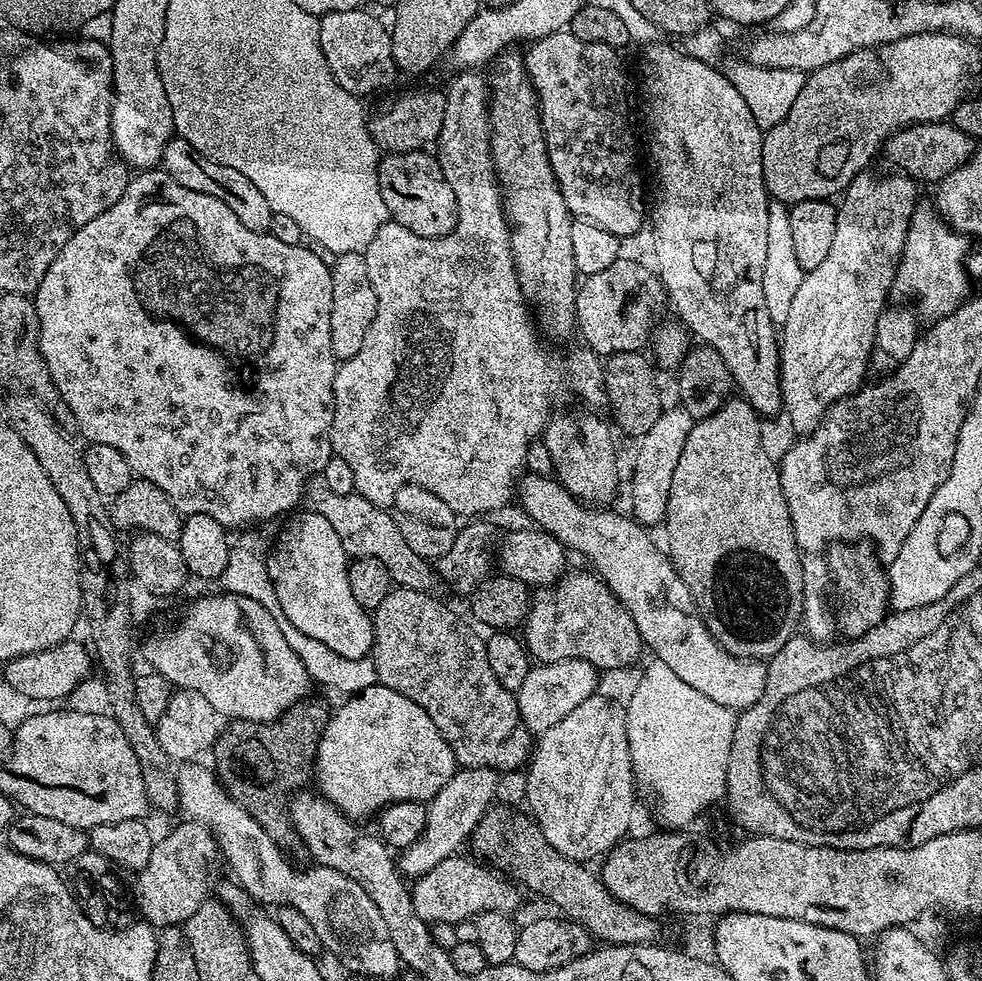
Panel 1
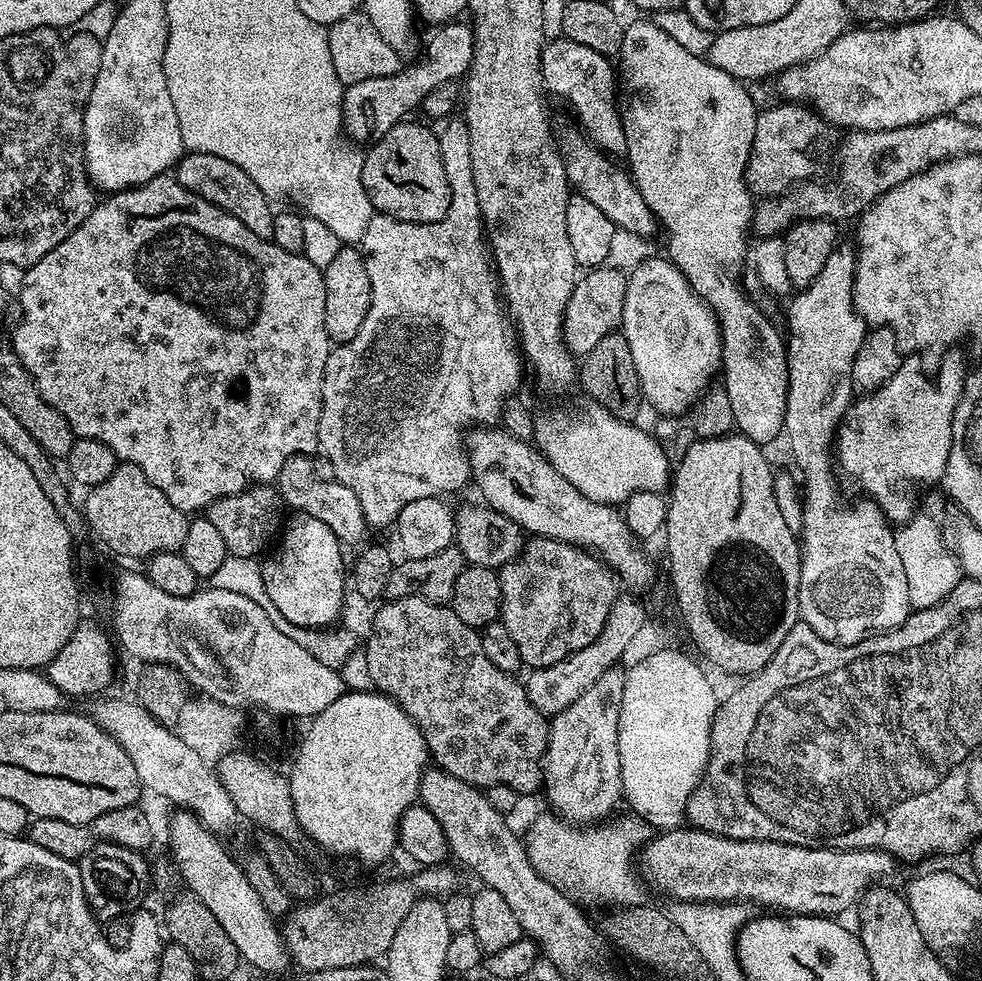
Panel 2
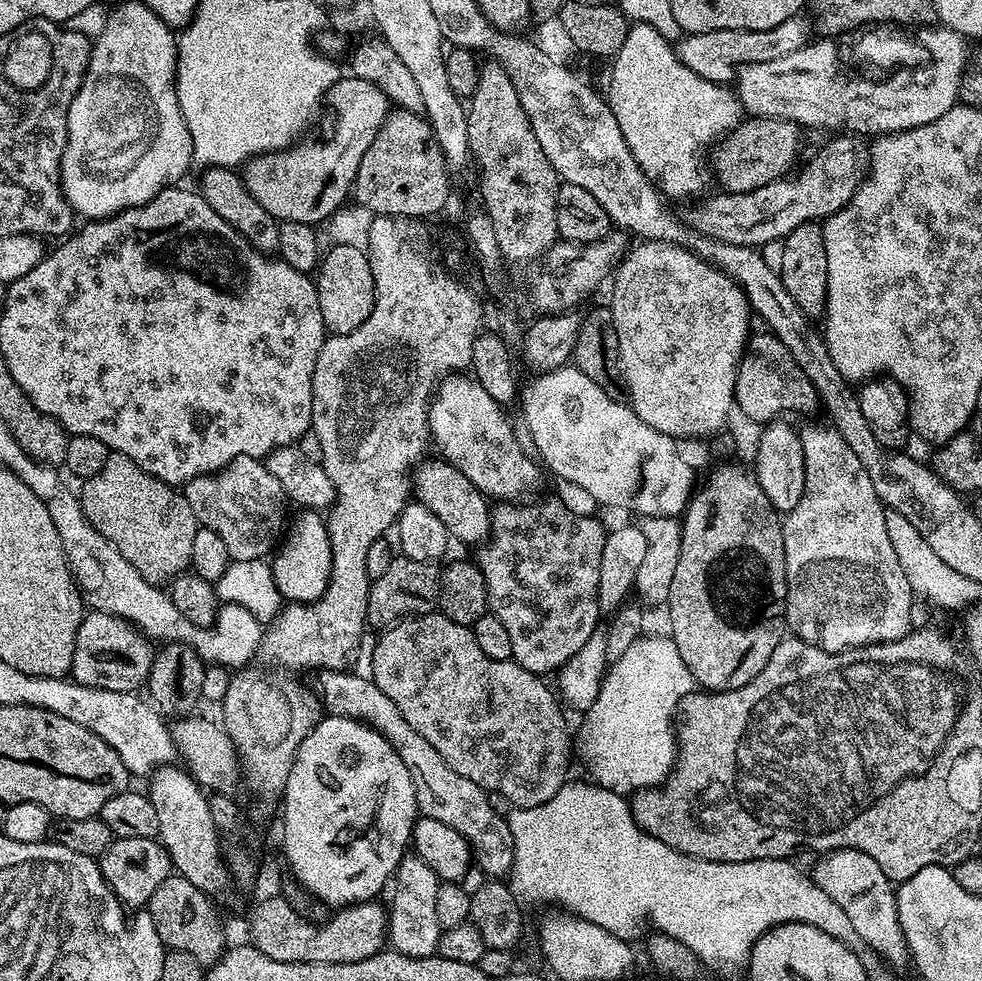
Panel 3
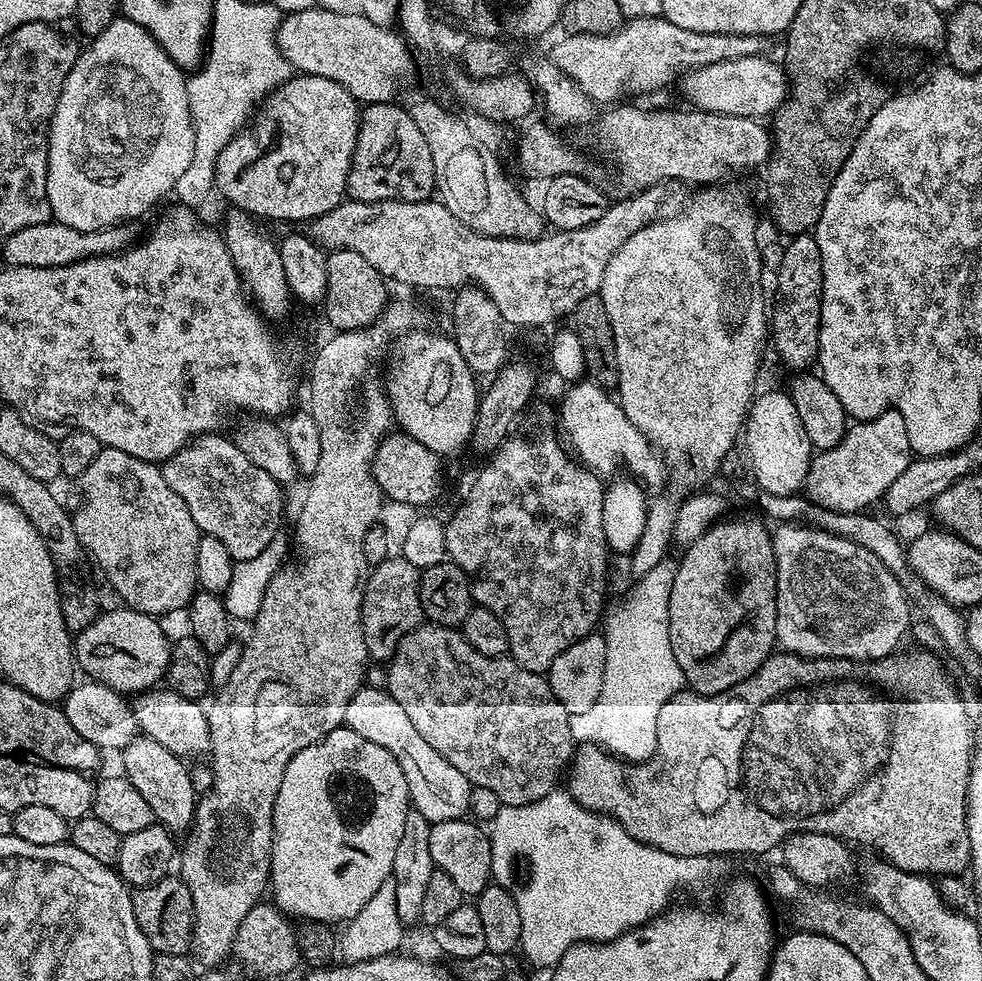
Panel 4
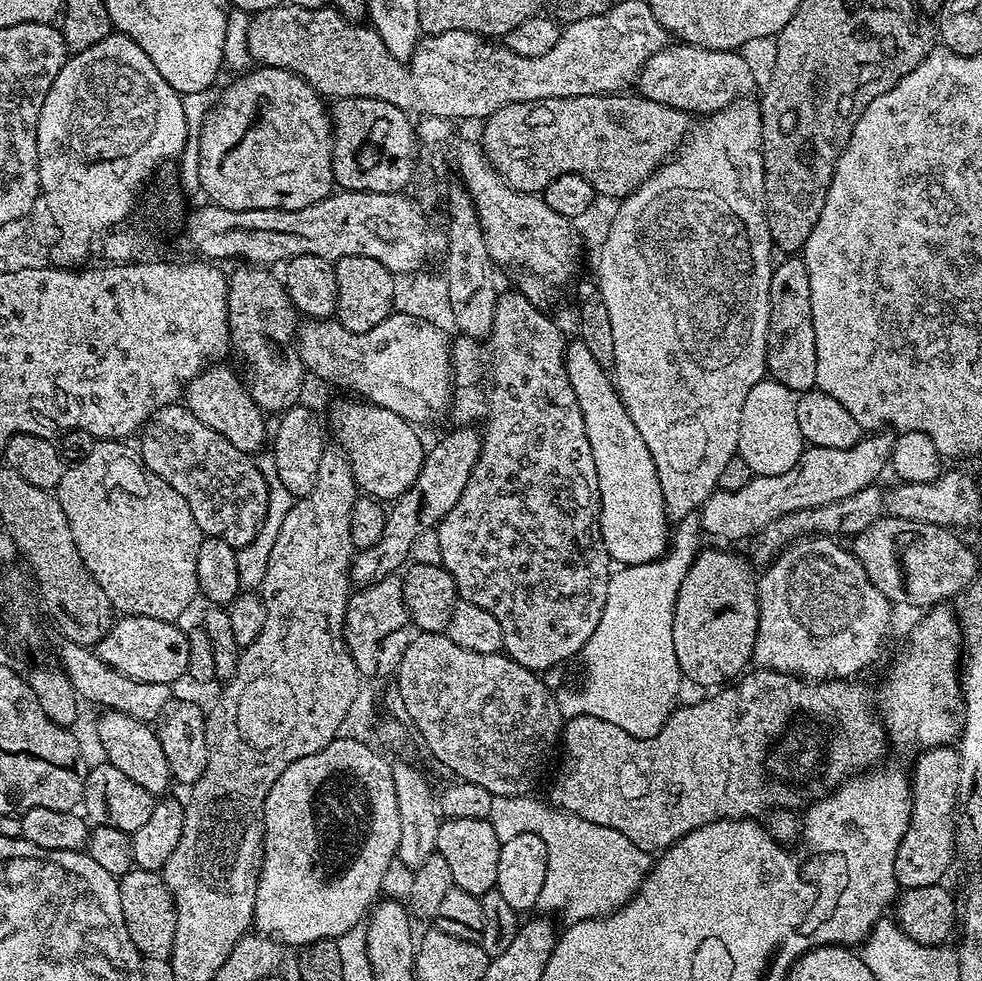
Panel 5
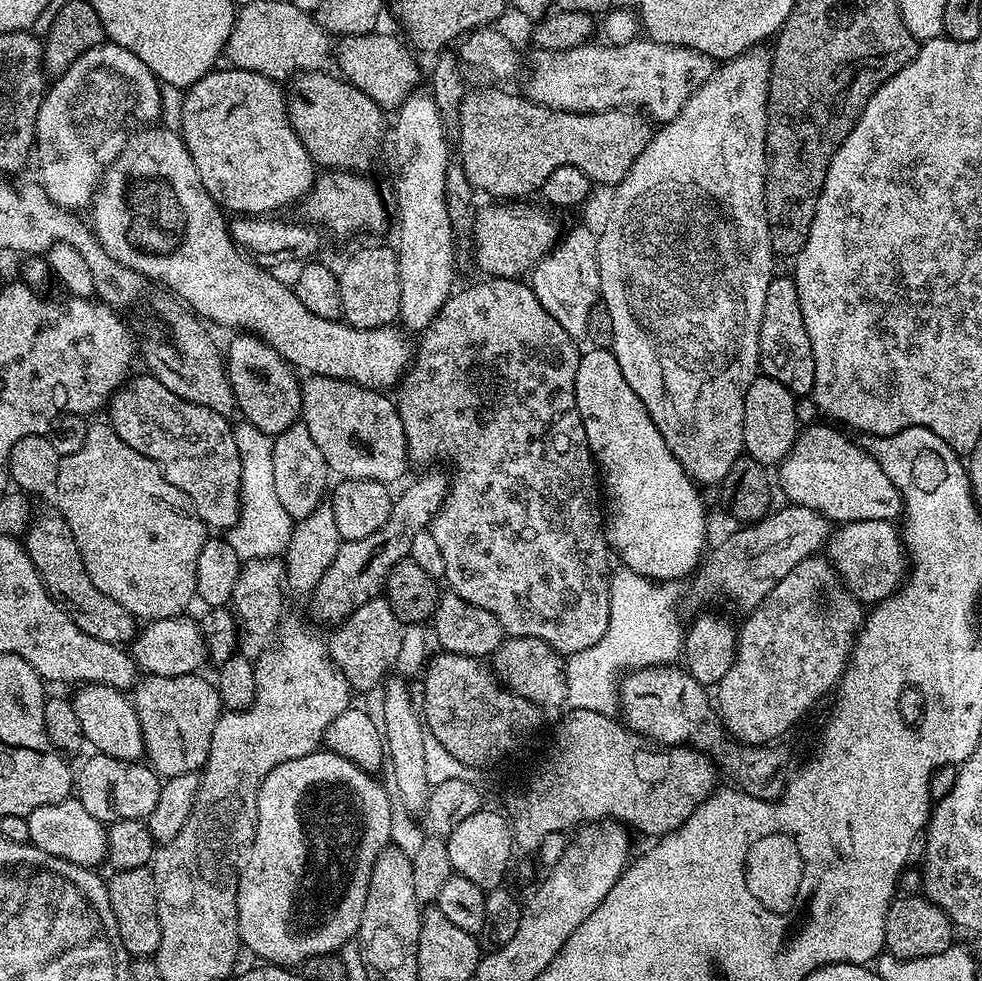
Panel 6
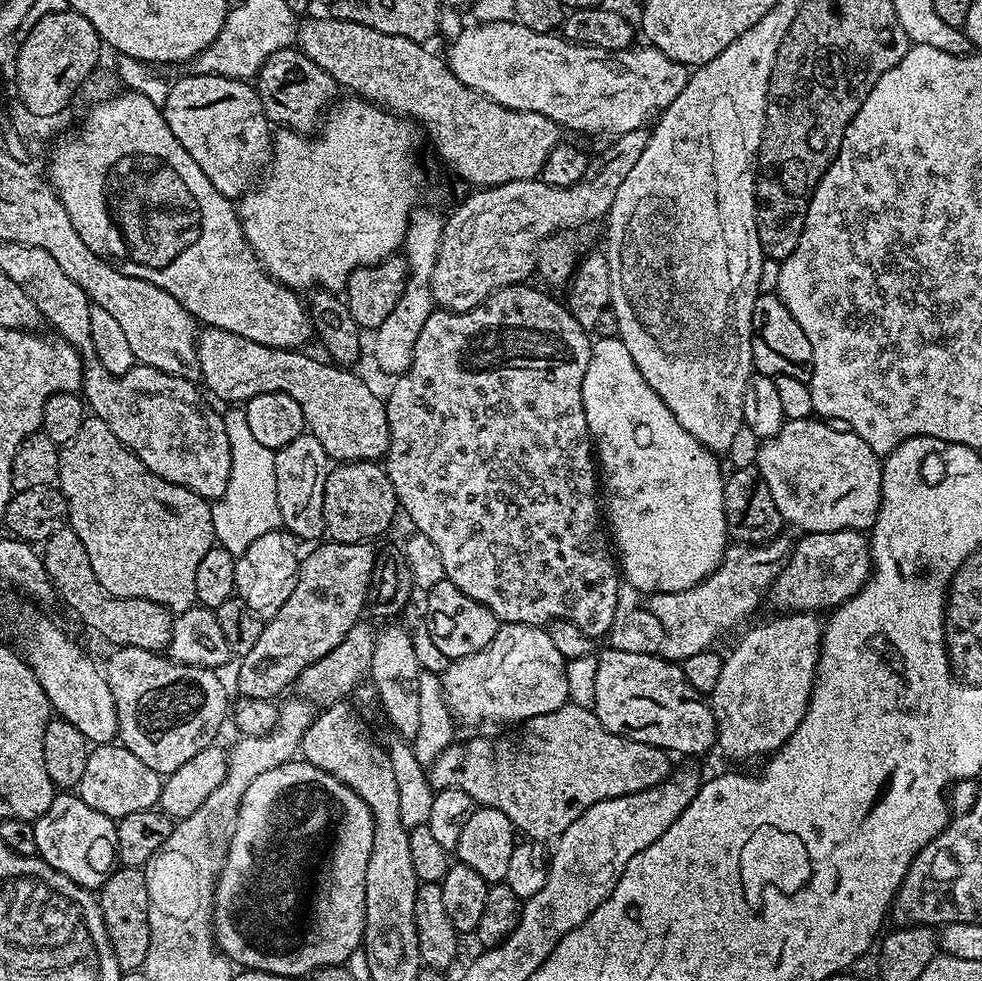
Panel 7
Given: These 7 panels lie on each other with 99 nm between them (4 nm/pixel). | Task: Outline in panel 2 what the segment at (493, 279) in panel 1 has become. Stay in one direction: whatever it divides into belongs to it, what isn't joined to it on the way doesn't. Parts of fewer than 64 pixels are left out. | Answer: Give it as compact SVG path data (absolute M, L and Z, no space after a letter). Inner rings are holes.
M452 118L452 119L449 119L449 120L448 120L448 121L447 121L447 123L445 123L445 124L444 124L444 125L443 125L443 127L444 127L444 126L445 126L445 128L444 128L444 129L442 129L442 130L441 130L441 129L439 129L439 132L438 132L438 135L439 135L439 138L440 138L440 149L441 149L441 150L442 150L442 166L446 166L446 174L447 174L447 175L448 175L448 184L449 184L449 186L450 186L450 187L451 187L451 188L452 188L452 201L451 201L451 202L450 202L450 206L449 206L449 207L448 207L448 209L447 209L447 210L446 210L446 214L445 214L445 215L444 215L444 217L443 217L443 218L441 218L441 219L440 219L440 220L439 220L439 221L438 221L438 222L430 222L430 223L429 223L429 224L411 224L411 222L410 222L410 221L408 221L408 220L395 220L395 218L394 218L394 217L392 217L392 216L385 216L385 215L383 215L383 214L376 214L376 215L373 215L373 218L372 218L372 220L371 220L371 222L370 222L370 223L368 223L368 225L367 225L367 226L366 226L366 234L365 234L365 235L364 235L364 237L363 237L363 238L362 238L362 239L360 239L360 242L359 242L359 245L358 245L358 247L359 247L359 249L360 249L360 251L361 251L361 252L363 252L363 254L364 254L364 261L365 261L365 262L366 262L366 274L370 274L370 282L371 282L371 283L372 283L372 301L371 301L371 302L370 302L370 310L369 310L369 311L368 311L368 313L367 313L367 314L366 314L366 322L362 322L362 330L358 330L358 334L354 334L354 338L350 338L350 339L349 339L349 340L348 340L348 341L346 341L346 342L345 342L345 343L344 343L344 344L336 344L336 345L335 345L335 347L333 347L333 348L332 348L332 349L331 349L331 351L329 351L329 353L328 353L328 357L327 357L327 358L326 358L326 374L325 374L325 375L324 375L324 377L323 377L323 378L322 378L322 418L318 418L318 442L319 442L319 443L320 443L320 447L319 447L319 451L320 451L320 452L321 452L321 453L322 453L322 454L323 454L323 456L325 456L325 457L326 457L326 459L327 459L327 460L328 460L328 461L329 461L329 462L331 462L331 463L332 463L332 473L333 473L333 475L334 475L334 476L335 476L335 479L337 479L337 480L339 480L339 481L340 481L340 483L341 483L341 484L345 484L345 485L346 485L346 486L350 486L350 490L354 490L354 494L358 494L358 502L362 502L362 514L363 514L363 515L364 515L364 517L365 517L365 518L366 518L366 522L367 522L367 523L368 523L368 527L369 527L369 529L372 529L372 530L376 530L376 528L384 528L384 527L386 527L386 526L387 526L387 524L388 524L388 527L389 527L389 526L392 526L392 525L395 525L395 523L396 523L396 519L397 519L397 518L398 518L398 514L402 514L402 510L403 510L403 509L404 509L404 508L405 508L405 507L406 507L406 506L410 506L410 502L418 502L418 498L444 498L444 497L447 497L447 495L446 495L446 494L447 494L447 492L456 492L456 491L458 491L458 490L459 490L459 488L464 488L464 487L466 487L466 486L467 486L467 484L470 484L470 477L471 477L471 475L472 475L472 467L471 467L471 466L470 466L470 462L469 462L469 461L468 461L468 449L467 449L467 447L466 447L466 435L465 435L465 436L464 436L464 427L466 427L466 426L467 426L467 424L476 424L476 425L475 425L475 426L492 426L492 425L495 425L495 424L496 424L496 423L497 423L497 421L499 421L499 420L500 420L500 419L501 419L501 412L502 412L502 411L503 411L503 409L504 409L504 405L505 405L505 401L506 401L506 398L508 398L508 397L511 397L511 396L512 396L512 395L513 395L513 393L515 393L515 392L516 392L516 390L515 390L515 388L516 388L516 387L518 387L518 386L519 386L519 384L520 384L520 362L521 362L521 364L522 364L522 360L521 360L521 357L520 357L520 356L519 356L519 355L518 355L518 352L517 352L517 356L518 356L518 357L516 357L516 352L515 352L515 350L514 350L514 349L512 349L512 342L513 342L513 346L514 346L514 340L513 340L513 337L512 337L512 340L511 340L511 338L510 338L510 337L508 337L508 328L509 328L509 332L510 332L510 324L509 324L509 321L508 321L508 320L507 320L507 319L506 319L506 308L505 308L505 305L504 305L504 304L503 304L503 303L502 303L502 292L501 292L501 289L500 289L500 288L499 288L499 287L498 287L498 276L497 276L497 273L496 273L496 272L495 272L495 271L494 271L494 261L493 261L493 259L492 259L492 257L491 257L491 255L490 255L490 244L489 244L489 241L488 241L488 240L487 240L487 239L486 239L486 229L485 229L485 227L484 227L484 225L483 225L483 223L482 223L482 221L481 221L481 218L480 218L480 207L479 207L479 206L478 206L478 194L477 194L477 193L476 193L476 191L475 191L475 190L474 190L474 174L473 174L473 173L472 173L472 163L471 163L471 162L470 162L470 138L469 138L469 137L468 137L468 128L467 128L467 126L466 126L466 125L465 125L465 124L464 124L464 121L463 121L463 119L460 119L460 118Z

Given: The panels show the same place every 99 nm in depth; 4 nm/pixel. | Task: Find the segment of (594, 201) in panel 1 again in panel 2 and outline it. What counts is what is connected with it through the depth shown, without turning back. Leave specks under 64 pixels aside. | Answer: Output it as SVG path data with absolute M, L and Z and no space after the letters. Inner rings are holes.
M549 39L540 56L540 78L549 93L552 91L558 99L565 100L572 107L585 134L596 143L599 151L612 158L625 155L626 134L622 108L618 103L618 72L609 57L573 40Z

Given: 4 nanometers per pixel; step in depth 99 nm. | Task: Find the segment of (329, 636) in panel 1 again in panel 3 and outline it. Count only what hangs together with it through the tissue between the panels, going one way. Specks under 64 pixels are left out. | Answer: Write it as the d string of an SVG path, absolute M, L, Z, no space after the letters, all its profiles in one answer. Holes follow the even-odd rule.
M316 510L298 513L296 520L289 525L276 558L271 561L276 589L281 597L291 603L308 603L325 592L332 573L332 542L329 538L327 523Z

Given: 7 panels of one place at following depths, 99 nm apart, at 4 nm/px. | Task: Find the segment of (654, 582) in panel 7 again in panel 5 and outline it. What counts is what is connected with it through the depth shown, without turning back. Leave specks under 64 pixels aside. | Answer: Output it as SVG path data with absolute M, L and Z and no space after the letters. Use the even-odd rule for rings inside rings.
M569 339L564 361L570 386L574 386L582 410L586 438L590 438L590 454L594 454L600 491L600 533L609 557L620 566L658 560L670 547L670 521L664 512L654 458L646 450L646 442L642 442L642 434L638 434L638 426L634 426L609 373L594 362L590 350L586 350L586 342Z

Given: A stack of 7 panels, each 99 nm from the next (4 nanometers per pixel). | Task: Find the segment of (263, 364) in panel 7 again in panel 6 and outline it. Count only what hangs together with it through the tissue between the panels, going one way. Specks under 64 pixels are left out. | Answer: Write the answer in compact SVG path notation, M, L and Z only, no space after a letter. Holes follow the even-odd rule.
M309 375L303 381L300 393L302 422L322 452L329 473L337 472L337 477L346 480L373 480L385 486L392 486L392 483L403 474L404 467L409 467L406 434L402 430L402 418L398 414L393 397L388 397L391 395L374 388L364 388L361 384L349 380L313 375Z

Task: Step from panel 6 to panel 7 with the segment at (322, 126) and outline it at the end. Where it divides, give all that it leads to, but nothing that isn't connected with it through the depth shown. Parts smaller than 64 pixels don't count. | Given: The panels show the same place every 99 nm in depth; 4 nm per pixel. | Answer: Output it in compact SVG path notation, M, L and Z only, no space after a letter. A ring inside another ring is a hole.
M296 46L270 54L254 78L254 87L269 121L273 125L280 124L276 126L283 126L287 131L301 134L317 131L326 109L338 96L336 80L330 78L322 66L310 62L310 58L306 58L306 54Z

